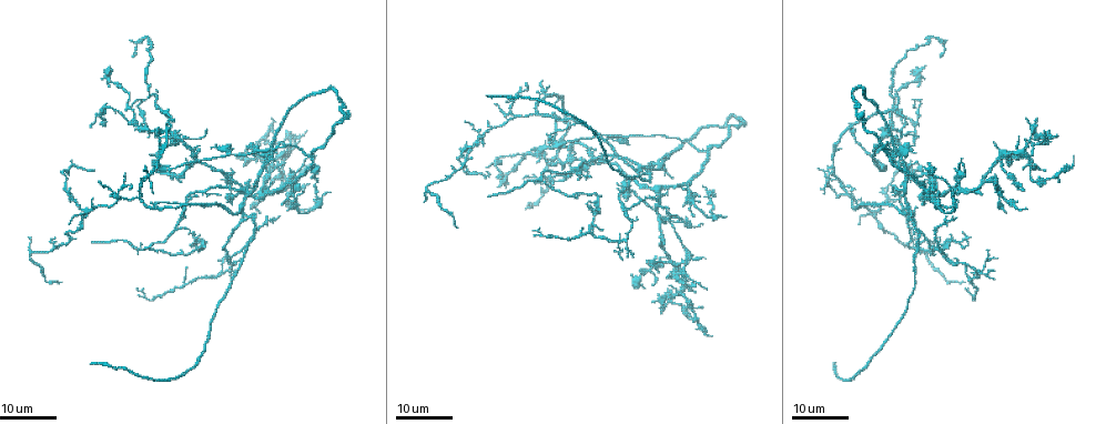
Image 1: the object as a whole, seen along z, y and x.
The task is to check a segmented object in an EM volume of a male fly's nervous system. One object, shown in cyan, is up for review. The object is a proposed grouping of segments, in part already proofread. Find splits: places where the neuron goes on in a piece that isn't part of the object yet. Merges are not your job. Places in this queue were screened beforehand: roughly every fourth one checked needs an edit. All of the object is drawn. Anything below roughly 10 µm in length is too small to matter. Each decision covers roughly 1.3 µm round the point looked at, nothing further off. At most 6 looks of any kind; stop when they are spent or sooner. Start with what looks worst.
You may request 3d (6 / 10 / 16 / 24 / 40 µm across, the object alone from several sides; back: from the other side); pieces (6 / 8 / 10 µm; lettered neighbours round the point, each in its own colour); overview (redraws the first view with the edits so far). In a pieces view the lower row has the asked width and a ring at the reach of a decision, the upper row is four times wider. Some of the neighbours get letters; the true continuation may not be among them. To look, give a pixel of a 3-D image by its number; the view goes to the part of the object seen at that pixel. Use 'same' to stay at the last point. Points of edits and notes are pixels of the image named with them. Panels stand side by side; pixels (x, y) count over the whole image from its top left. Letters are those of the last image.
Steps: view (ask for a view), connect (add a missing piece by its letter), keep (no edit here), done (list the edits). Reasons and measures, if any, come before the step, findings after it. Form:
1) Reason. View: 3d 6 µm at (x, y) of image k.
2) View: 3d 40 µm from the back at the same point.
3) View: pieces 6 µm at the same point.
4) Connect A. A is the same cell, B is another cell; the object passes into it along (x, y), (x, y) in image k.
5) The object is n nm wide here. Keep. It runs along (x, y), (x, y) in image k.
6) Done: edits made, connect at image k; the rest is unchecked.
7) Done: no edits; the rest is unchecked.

Branch stops here. View: 3d 16 µm at (487, 195) of image 1.

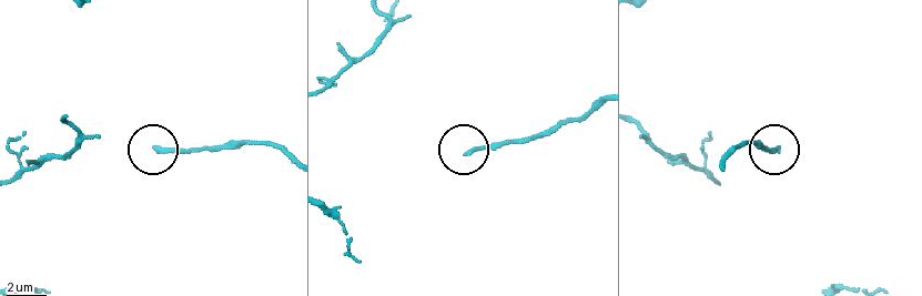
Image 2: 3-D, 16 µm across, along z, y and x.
See the neighbours. View: pieces 8 µm at (469, 151) of image 2.

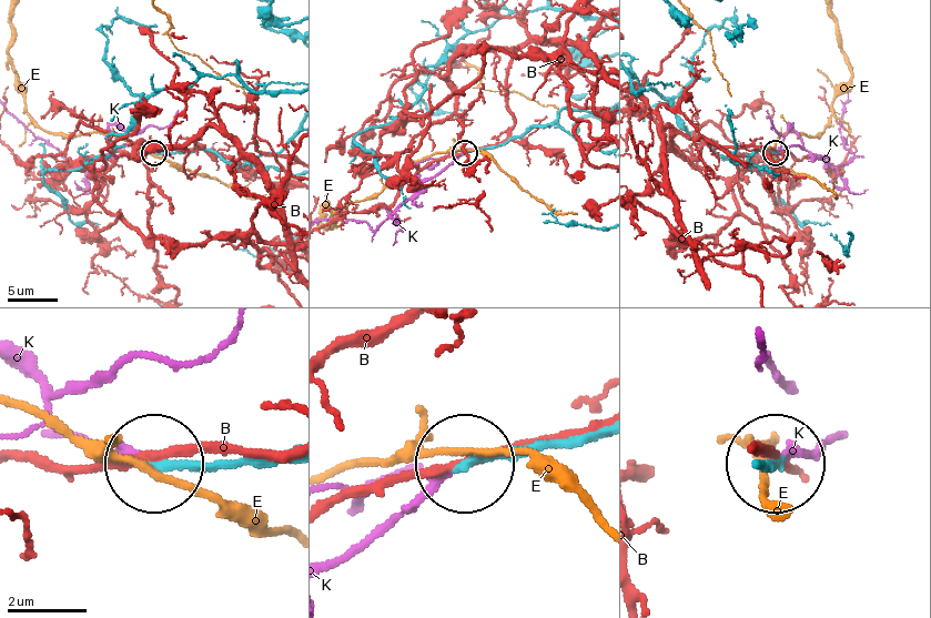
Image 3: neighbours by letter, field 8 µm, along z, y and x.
Connect K. K is the same cell, B and E are other cells; the neuron continues.

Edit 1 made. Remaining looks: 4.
Free end. View: 3d 24 µm at (1050, 142) of image 1.

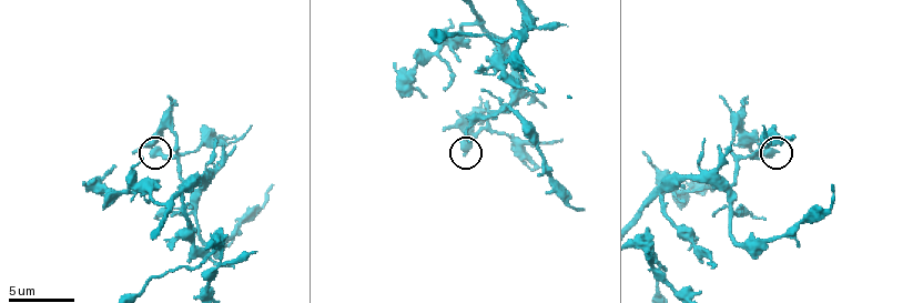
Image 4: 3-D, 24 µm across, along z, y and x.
View: pieces 10 µm at (778, 153) of image 4.

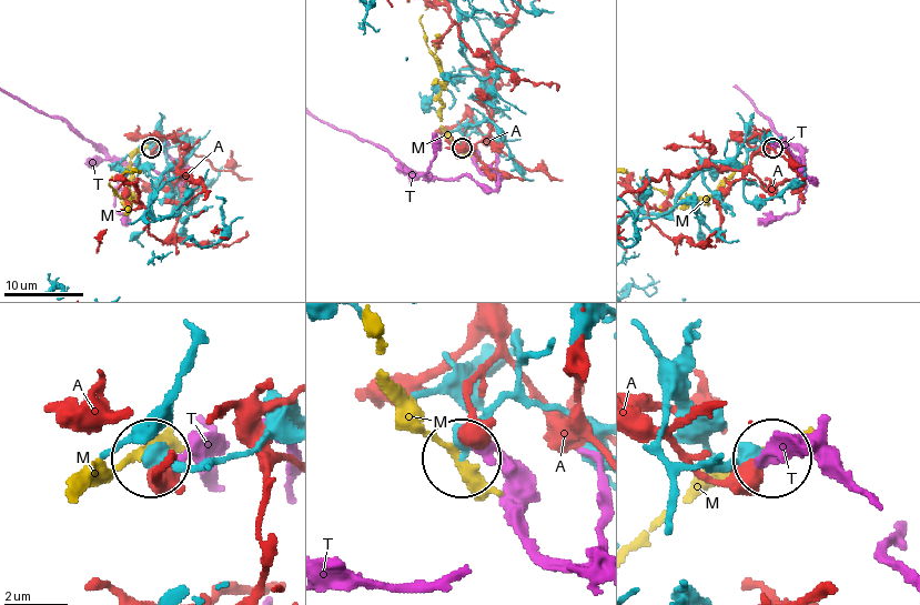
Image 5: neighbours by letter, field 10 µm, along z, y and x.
Keep. A, M and T are other cells; it runs along (545, 343), (467, 452) in image 5; none of them fits.

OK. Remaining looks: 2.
View: 3d 16 µm at (90, 362) of image 1.

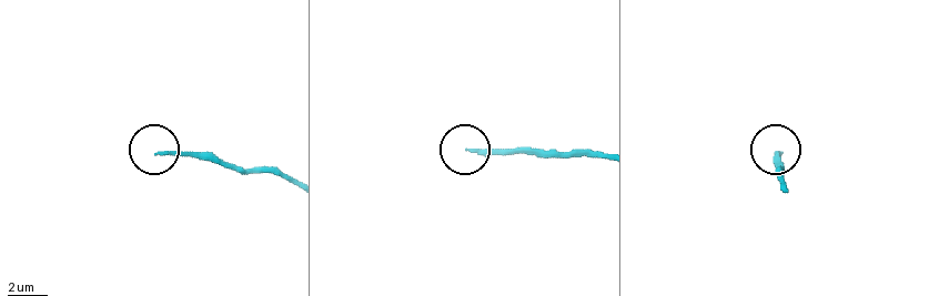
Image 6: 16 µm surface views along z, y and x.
View: pieces 10 µm at (470, 150) of image 6.

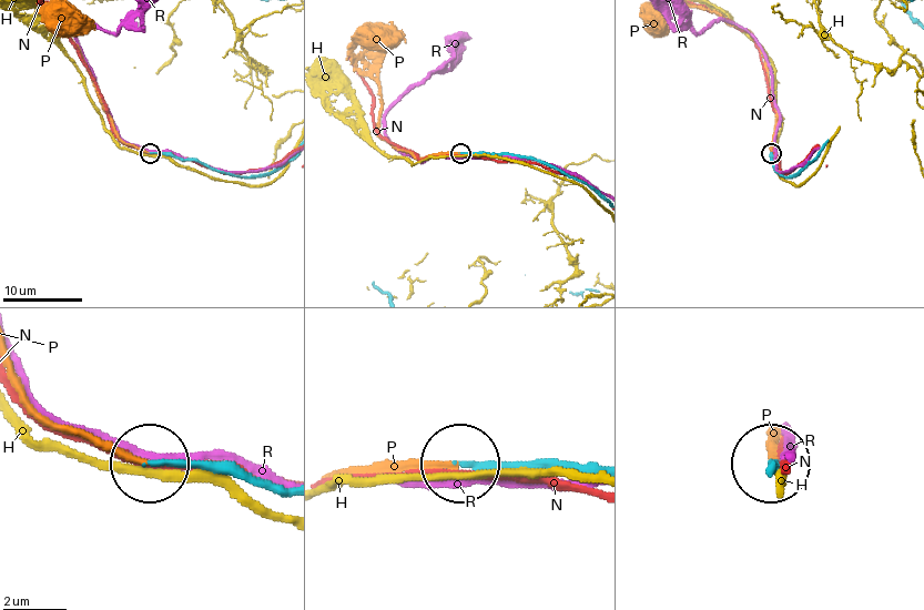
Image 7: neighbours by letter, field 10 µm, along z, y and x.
Connect P. P is the same cell, H, N and R are other cells; the object passes into it along (772, 155), (775, 110), (762, 51) in image 7; the neuron continues.

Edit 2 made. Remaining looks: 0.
Done: edits made, connect at image 3, connect at image 7; the rest is unchecked.

